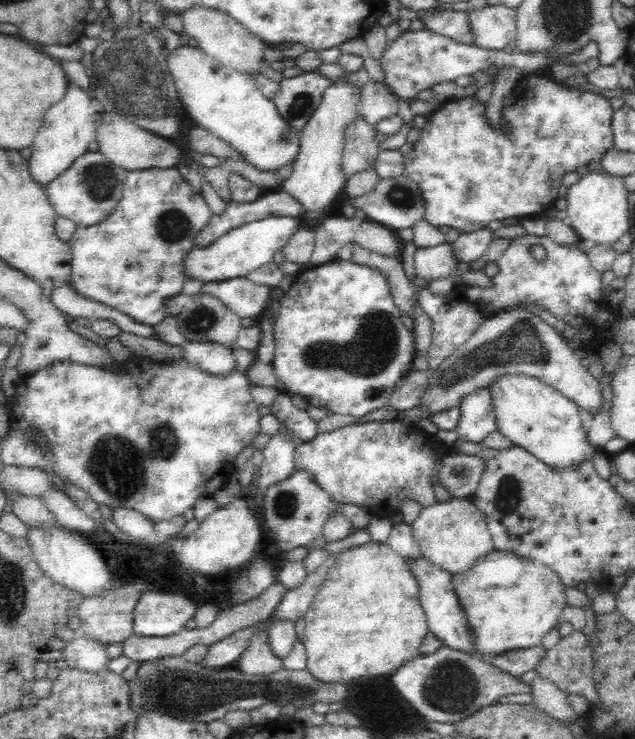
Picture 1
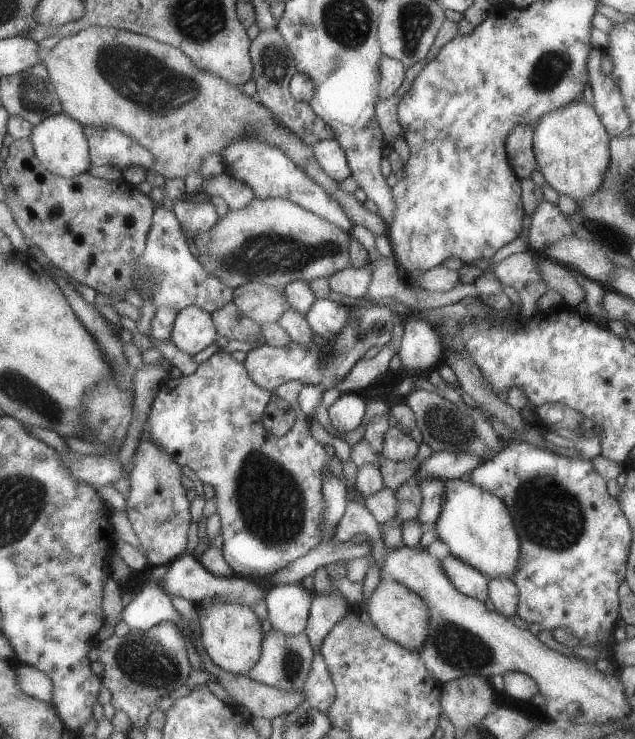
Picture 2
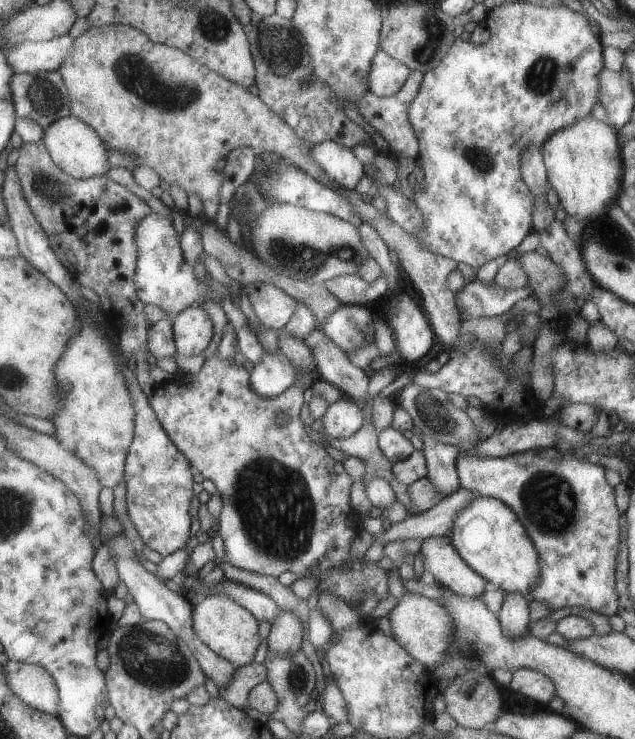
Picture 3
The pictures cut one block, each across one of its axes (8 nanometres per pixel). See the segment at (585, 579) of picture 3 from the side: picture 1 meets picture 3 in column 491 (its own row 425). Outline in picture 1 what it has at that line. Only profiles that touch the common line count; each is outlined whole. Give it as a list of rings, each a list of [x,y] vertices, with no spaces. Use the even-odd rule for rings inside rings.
[[[478,388],[462,398],[461,418],[455,431],[462,442],[480,444],[490,433],[497,431],[496,416],[490,389]]]

